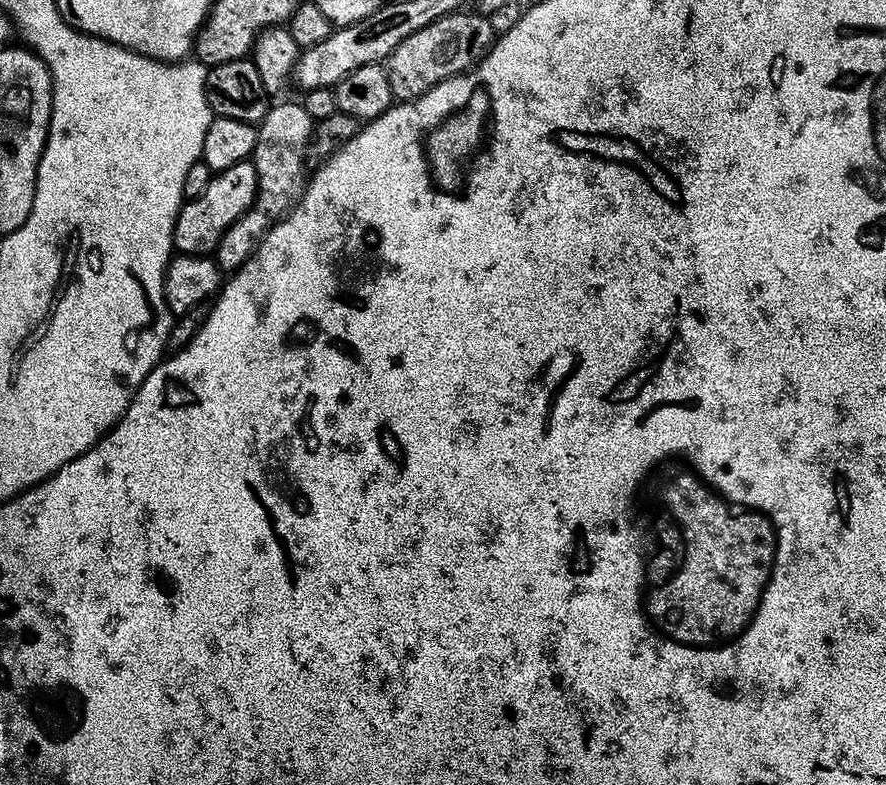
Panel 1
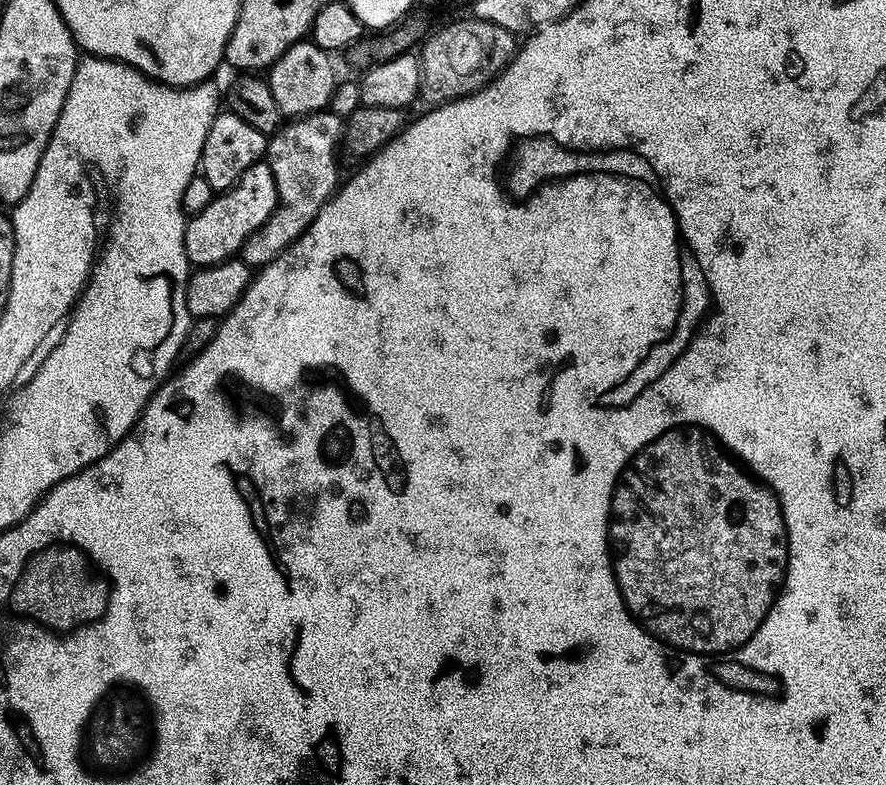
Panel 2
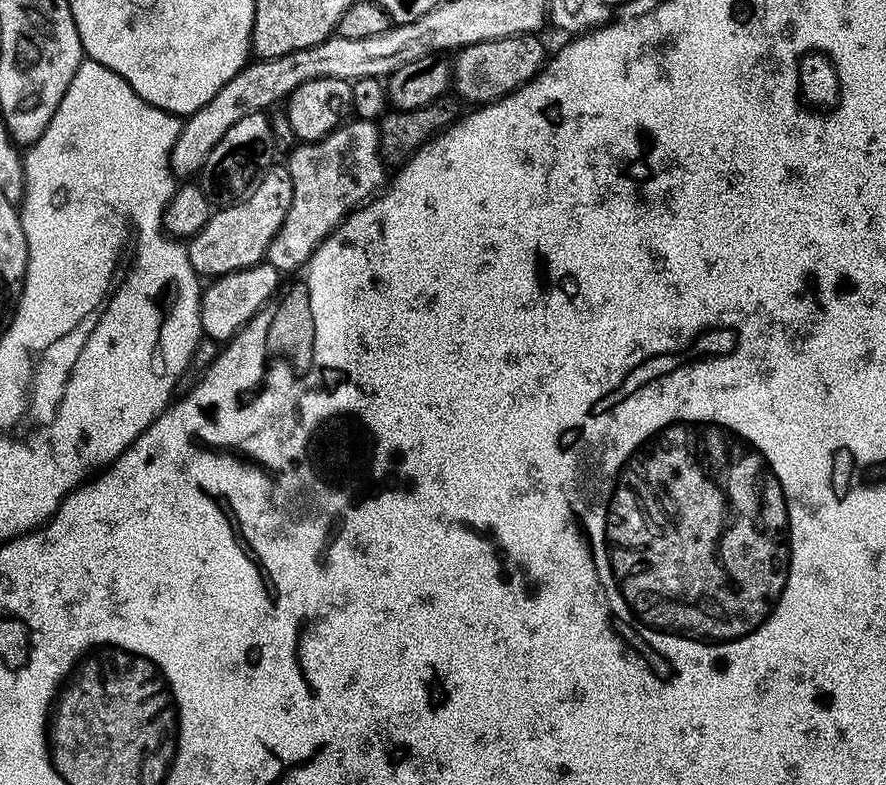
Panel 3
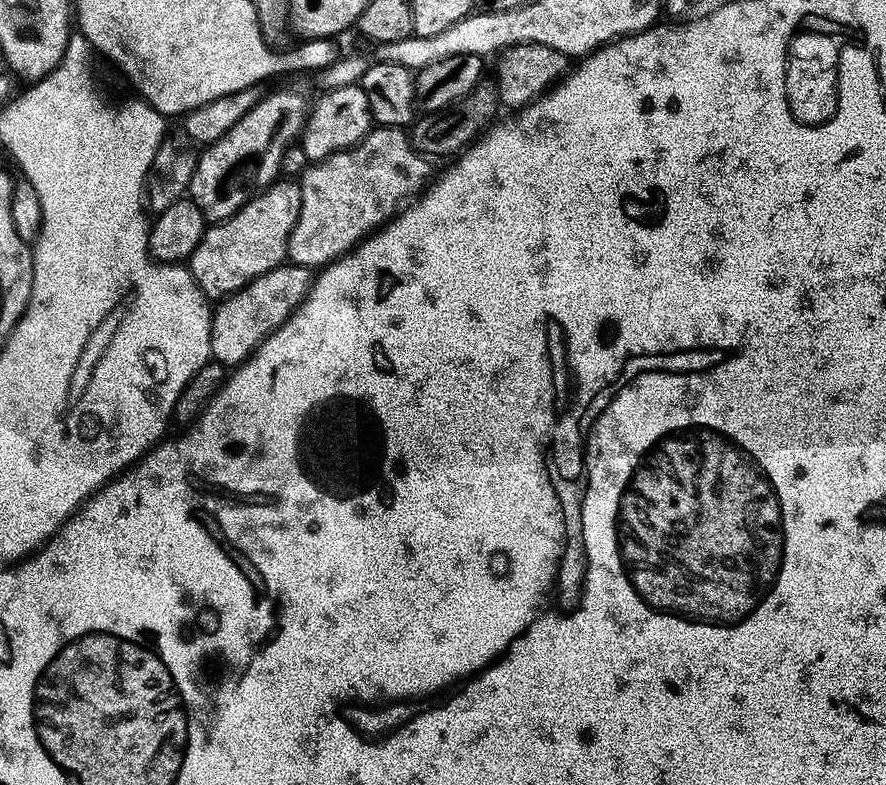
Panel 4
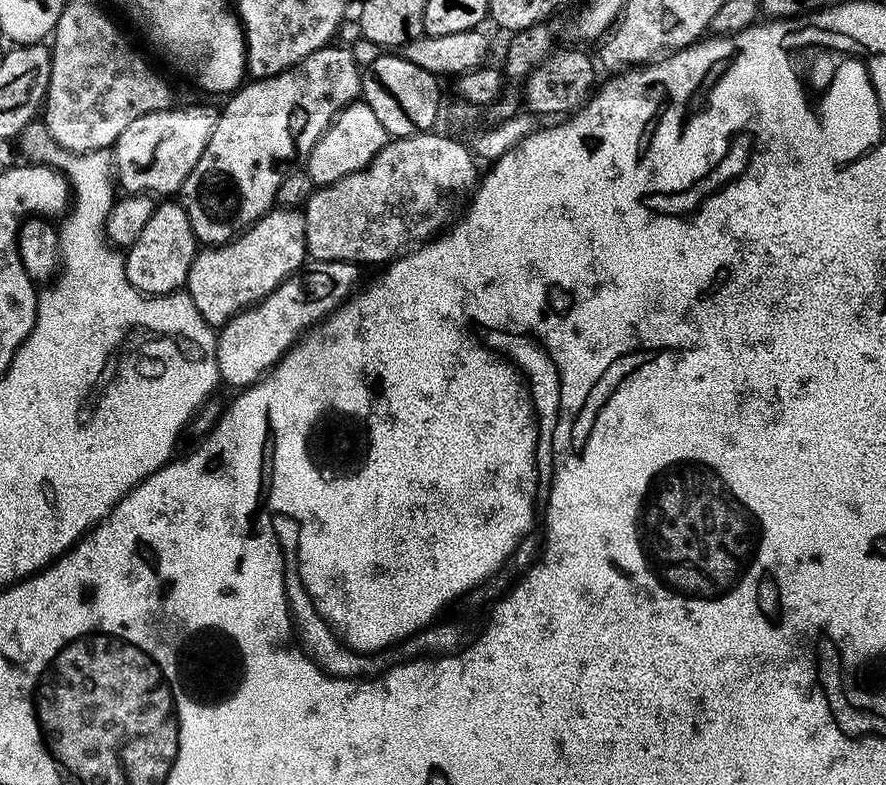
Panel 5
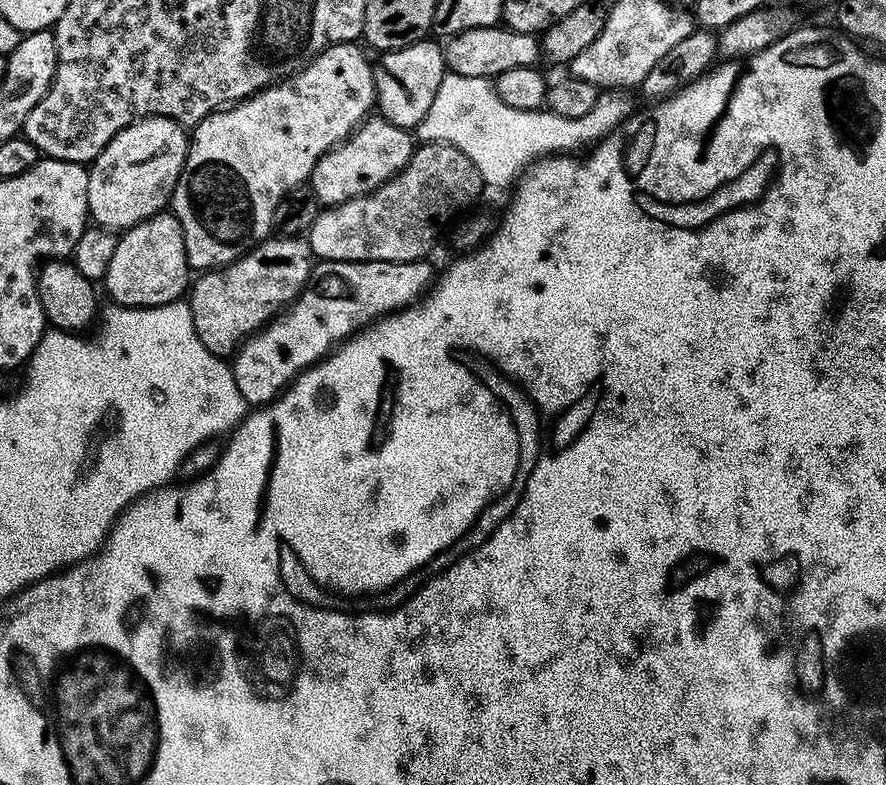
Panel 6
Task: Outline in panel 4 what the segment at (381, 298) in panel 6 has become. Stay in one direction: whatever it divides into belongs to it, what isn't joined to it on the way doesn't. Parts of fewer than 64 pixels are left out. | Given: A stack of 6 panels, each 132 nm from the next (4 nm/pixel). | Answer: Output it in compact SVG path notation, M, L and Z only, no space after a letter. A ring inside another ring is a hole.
M285 262L254 278L254 282L242 286L242 290L225 296L215 305L212 314L211 359L225 366L239 366L249 360L256 347L292 317L298 305L307 298L313 279L313 269Z

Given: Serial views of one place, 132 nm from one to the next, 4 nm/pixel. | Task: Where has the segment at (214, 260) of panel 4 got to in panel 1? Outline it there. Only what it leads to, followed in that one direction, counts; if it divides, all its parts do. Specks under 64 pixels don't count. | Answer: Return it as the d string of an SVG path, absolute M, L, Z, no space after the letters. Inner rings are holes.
M251 159L234 162L234 166L215 173L198 198L185 200L180 205L180 213L174 222L173 249L181 256L212 256L218 246L218 238L222 238L226 229L250 210L257 190L258 174Z

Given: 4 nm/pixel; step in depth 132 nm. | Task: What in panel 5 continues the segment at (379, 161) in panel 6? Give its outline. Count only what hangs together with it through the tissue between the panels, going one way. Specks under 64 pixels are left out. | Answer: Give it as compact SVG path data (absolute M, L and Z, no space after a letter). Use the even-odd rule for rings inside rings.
M357 98L340 109L329 122L328 129L310 150L306 171L316 186L338 182L338 178L346 178L346 174L368 168L378 150L382 150L382 146L386 146L389 139L390 133L382 126L382 122L378 122L378 114L374 114L374 110L370 110L370 106L363 99Z

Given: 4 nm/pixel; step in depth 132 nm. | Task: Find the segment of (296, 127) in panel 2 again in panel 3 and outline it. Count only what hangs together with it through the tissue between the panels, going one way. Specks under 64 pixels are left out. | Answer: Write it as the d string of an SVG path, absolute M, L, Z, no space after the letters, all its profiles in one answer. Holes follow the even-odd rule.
M349 119L340 127L326 134L326 138L309 144L300 142L286 156L286 167L290 170L290 182L294 182L294 198L290 198L290 210L286 210L286 222L278 226L274 242L270 242L266 263L282 274L295 274L314 254L314 250L332 231L340 225L349 212L368 203L385 187L386 165L380 156L380 136L377 121Z

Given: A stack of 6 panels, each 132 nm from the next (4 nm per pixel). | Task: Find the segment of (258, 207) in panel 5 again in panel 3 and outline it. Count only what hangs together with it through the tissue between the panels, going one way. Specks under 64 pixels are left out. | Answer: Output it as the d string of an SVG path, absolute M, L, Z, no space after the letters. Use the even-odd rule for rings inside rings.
M264 112L246 114L246 118L234 122L234 126L230 126L230 130L222 134L222 142L218 142L214 150L210 150L202 169L202 187L209 197L221 196L221 201L231 201L257 179L261 170L273 163L272 156L274 157L274 147L269 117Z

